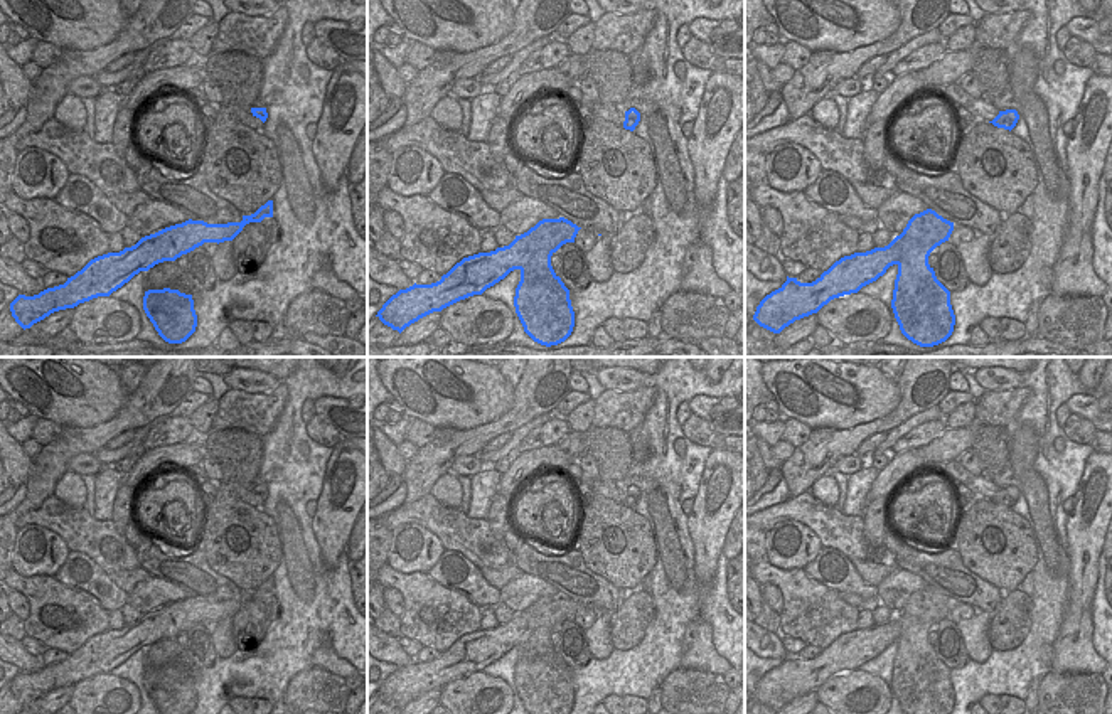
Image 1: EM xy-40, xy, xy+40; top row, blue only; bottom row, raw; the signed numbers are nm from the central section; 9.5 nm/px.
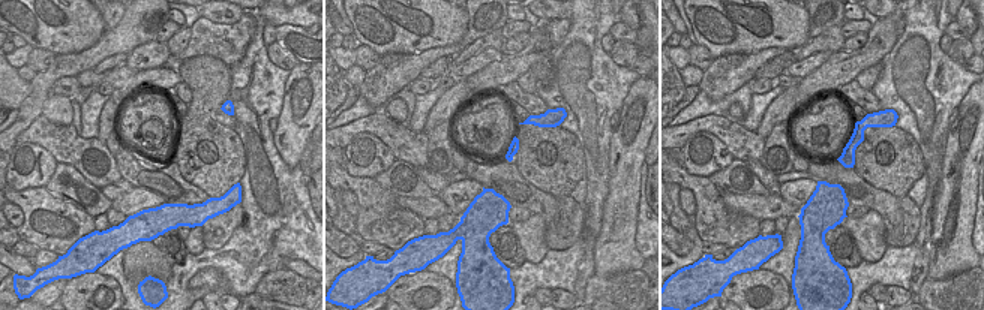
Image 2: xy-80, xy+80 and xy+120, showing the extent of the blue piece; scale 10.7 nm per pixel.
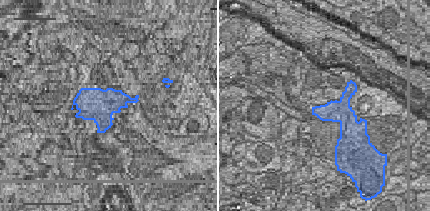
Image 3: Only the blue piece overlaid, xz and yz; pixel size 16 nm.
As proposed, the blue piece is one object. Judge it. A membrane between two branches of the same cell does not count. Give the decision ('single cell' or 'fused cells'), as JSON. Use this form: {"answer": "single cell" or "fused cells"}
{"answer": "fused cells"}

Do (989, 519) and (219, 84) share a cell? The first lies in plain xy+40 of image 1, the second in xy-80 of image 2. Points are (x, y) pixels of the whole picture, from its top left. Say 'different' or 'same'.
same

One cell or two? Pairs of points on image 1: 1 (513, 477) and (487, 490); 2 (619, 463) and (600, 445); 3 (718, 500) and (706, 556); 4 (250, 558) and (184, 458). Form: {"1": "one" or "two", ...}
{"1": "two", "2": "one", "3": "one", "4": "two"}

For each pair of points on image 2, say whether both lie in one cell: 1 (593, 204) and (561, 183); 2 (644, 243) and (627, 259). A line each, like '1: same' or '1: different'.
1: different
2: different

